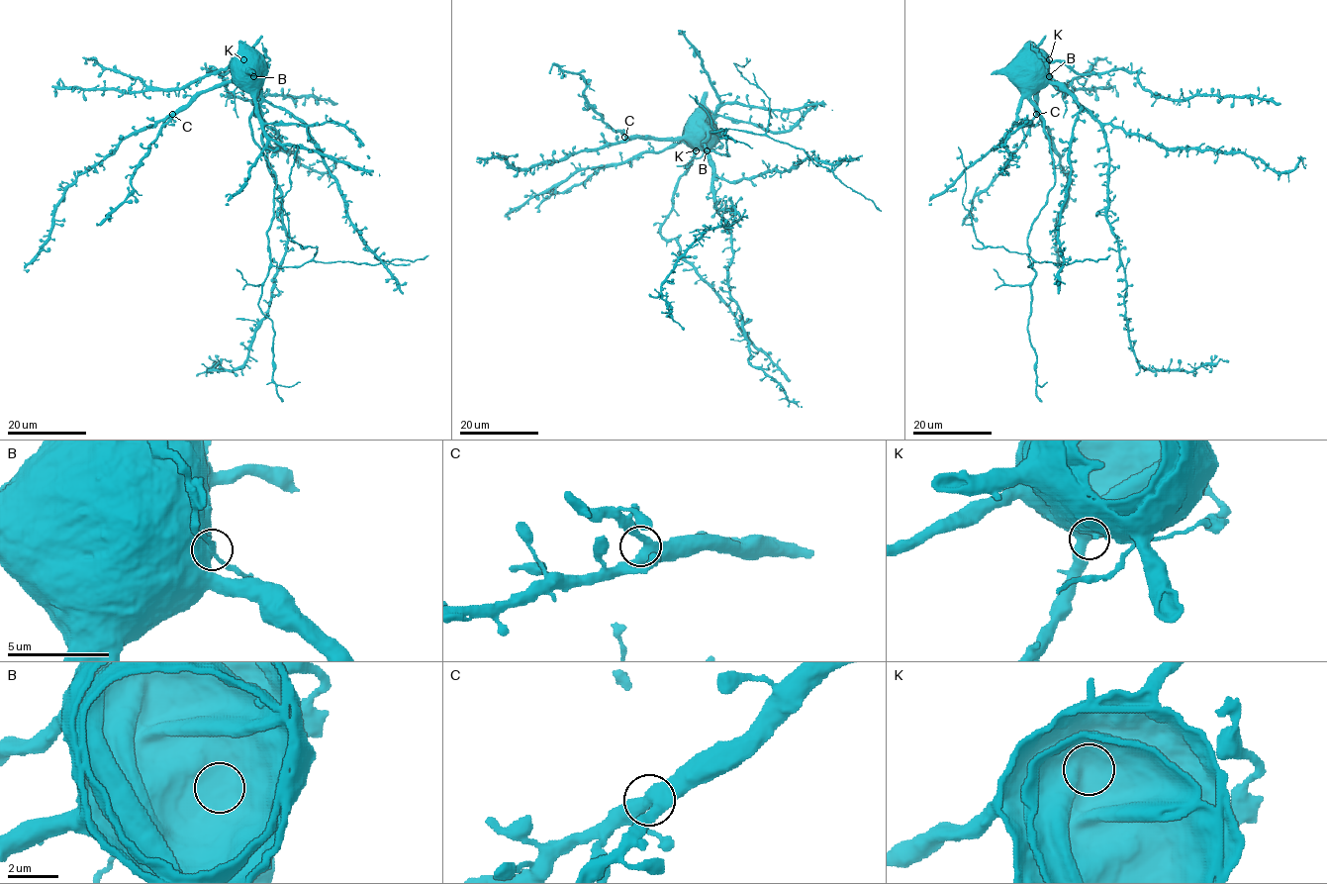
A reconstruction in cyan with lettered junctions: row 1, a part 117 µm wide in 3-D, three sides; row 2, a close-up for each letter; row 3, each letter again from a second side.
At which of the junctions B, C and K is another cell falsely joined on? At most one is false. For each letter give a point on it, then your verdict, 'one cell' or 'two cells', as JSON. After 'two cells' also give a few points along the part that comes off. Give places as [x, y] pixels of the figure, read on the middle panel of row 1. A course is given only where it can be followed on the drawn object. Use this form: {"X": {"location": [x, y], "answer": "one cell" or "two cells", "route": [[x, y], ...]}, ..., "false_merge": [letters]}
{"B": {"location": [707, 150], "answer": "two cells", "route": [[706, 150], [691, 164]]}, "C": {"location": [624, 137], "answer": "one cell"}, "K": {"location": [696, 150], "answer": "one cell"}, "false_merge": ["B"]}

